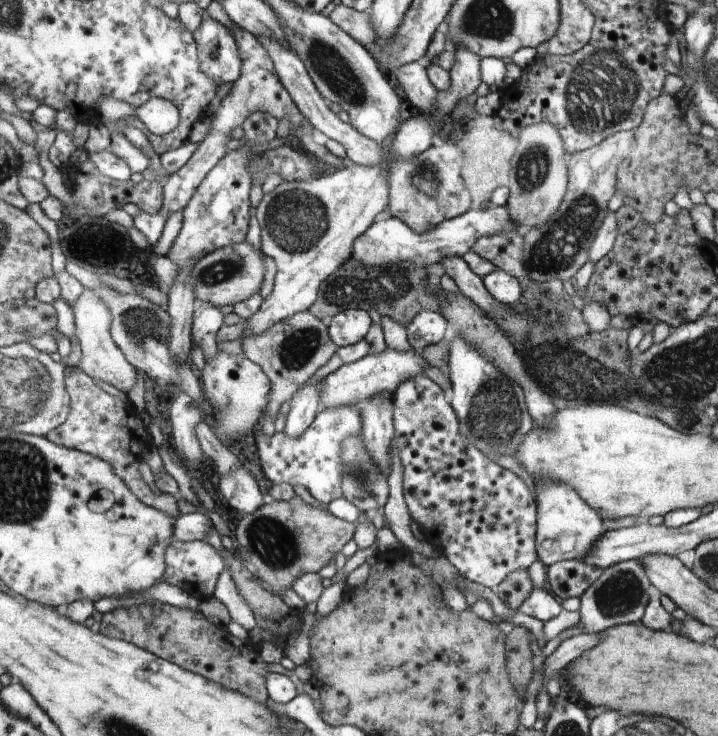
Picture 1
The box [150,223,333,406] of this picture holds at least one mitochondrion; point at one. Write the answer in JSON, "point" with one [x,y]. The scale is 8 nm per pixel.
{"point":[299,347]}

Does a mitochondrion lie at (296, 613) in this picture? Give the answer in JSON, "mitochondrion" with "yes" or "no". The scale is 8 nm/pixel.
{"mitochondrion":"no"}

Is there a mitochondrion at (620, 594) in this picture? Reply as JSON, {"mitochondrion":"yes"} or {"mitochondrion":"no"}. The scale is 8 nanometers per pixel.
{"mitochondrion":"yes"}

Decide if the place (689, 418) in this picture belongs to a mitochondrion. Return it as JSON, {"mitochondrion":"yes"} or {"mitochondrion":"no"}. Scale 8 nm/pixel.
{"mitochondrion":"yes"}

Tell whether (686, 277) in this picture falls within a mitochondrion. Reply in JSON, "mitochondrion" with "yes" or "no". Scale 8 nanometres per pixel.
{"mitochondrion":"no"}

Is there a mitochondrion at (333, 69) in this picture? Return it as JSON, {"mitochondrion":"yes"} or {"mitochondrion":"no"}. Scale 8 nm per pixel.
{"mitochondrion":"yes"}

